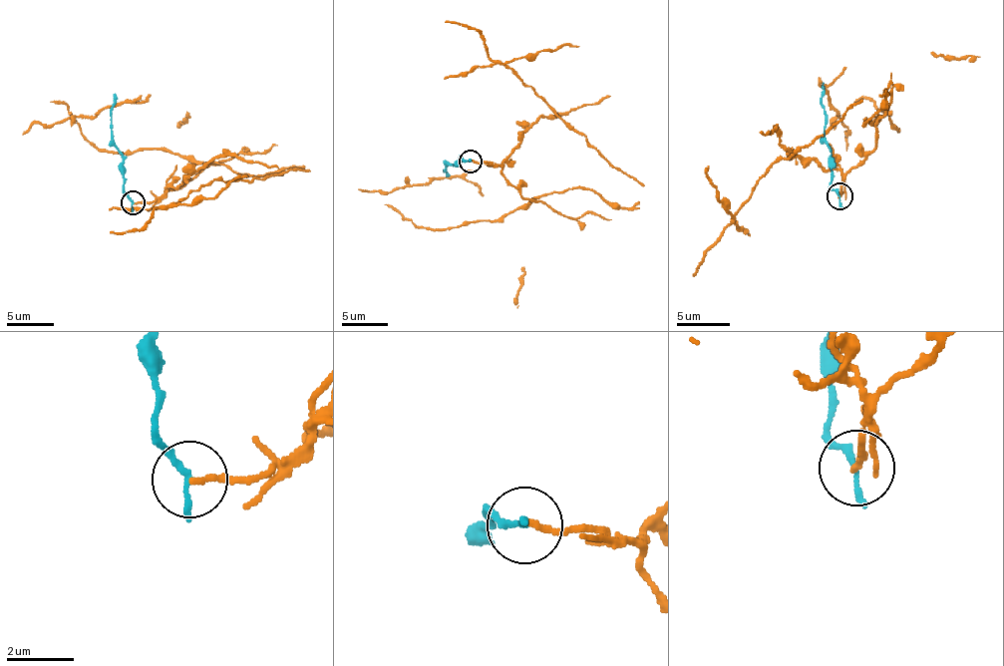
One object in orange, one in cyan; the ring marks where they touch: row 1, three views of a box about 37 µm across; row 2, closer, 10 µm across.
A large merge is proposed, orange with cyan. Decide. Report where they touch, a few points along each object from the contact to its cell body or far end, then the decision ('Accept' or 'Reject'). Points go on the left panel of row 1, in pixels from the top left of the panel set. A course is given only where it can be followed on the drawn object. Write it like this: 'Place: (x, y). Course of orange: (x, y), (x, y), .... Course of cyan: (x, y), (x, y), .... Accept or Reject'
Place: (133, 202). Course of orange: (132, 201), (153, 202), (203, 165), (241, 174), (304, 170), (216, 178), (160, 205), (140, 228), (109, 231). Course of cyan: (132, 201), (123, 188), (123, 155), (112, 138), (112, 104), (117, 95). Reject

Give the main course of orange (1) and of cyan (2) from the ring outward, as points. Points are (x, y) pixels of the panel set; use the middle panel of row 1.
1: (470, 161), (536, 201), (576, 188), (638, 200), (639, 183), (474, 29), (444, 23)
2: (470, 161), (460, 157), (458, 166), (446, 166), (445, 172), (449, 175)

